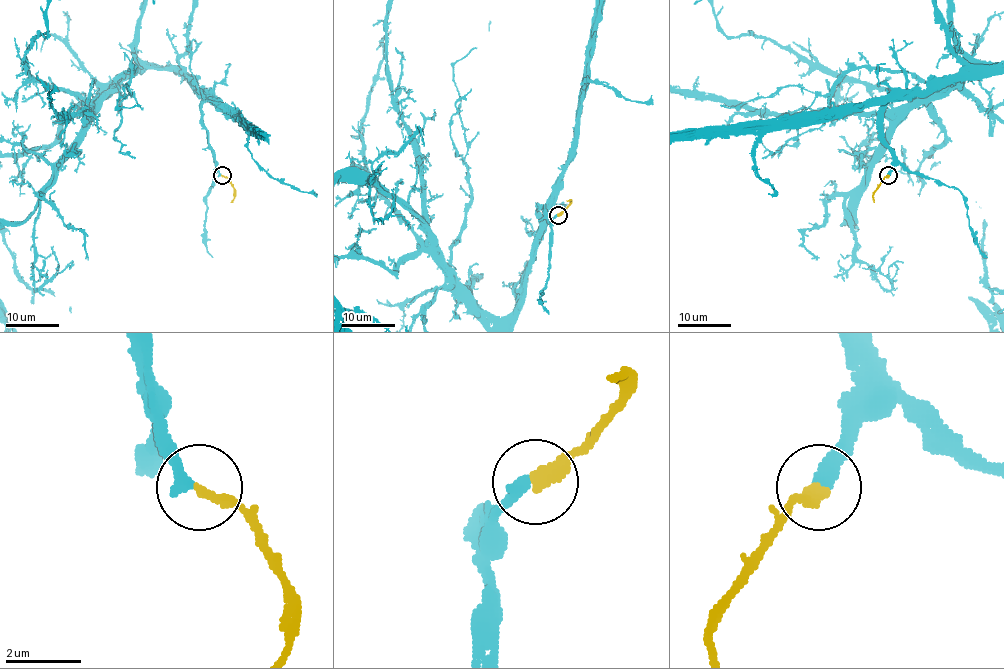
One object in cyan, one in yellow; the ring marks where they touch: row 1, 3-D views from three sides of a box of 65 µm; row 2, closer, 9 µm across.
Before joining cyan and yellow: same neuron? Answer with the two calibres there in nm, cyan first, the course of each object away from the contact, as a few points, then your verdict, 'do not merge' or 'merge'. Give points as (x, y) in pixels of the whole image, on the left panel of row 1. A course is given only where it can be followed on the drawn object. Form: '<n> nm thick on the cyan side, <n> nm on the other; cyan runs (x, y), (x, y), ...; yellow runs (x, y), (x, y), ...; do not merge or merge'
340 nm thick on the cyan side, 280 nm on the other; cyan runs (221, 175), (189, 81), (152, 68), (126, 78), (38, 206); yellow runs (222, 175), (234, 189), (234, 198), (230, 202); merge

